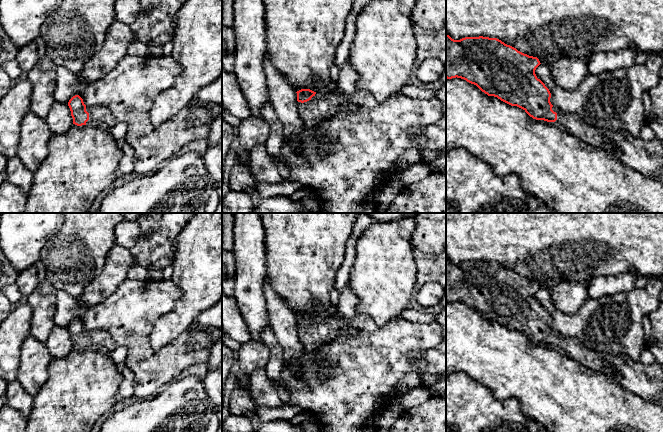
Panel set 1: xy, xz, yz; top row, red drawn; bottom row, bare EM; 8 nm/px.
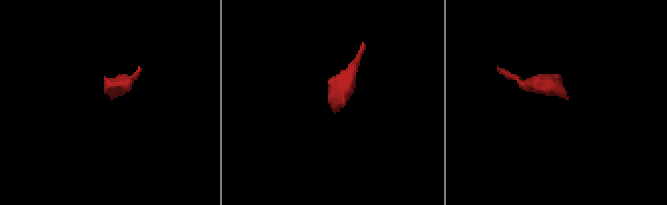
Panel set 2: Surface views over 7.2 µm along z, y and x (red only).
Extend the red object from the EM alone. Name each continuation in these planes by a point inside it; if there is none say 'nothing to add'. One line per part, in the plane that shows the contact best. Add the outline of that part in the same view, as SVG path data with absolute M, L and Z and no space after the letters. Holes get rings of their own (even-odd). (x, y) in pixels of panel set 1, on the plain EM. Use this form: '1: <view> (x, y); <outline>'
1: xz (324, 329); M335 313L317 316L309 325L298 326L299 340L304 352L312 352L319 346L333 341L340 330L340 321Z

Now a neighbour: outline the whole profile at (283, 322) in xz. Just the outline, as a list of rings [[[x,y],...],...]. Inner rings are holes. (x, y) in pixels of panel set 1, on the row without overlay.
[[[268,276],[264,283],[264,295],[270,327],[283,348],[284,364],[292,364],[304,353],[299,340],[297,317],[287,302],[273,290]]]

